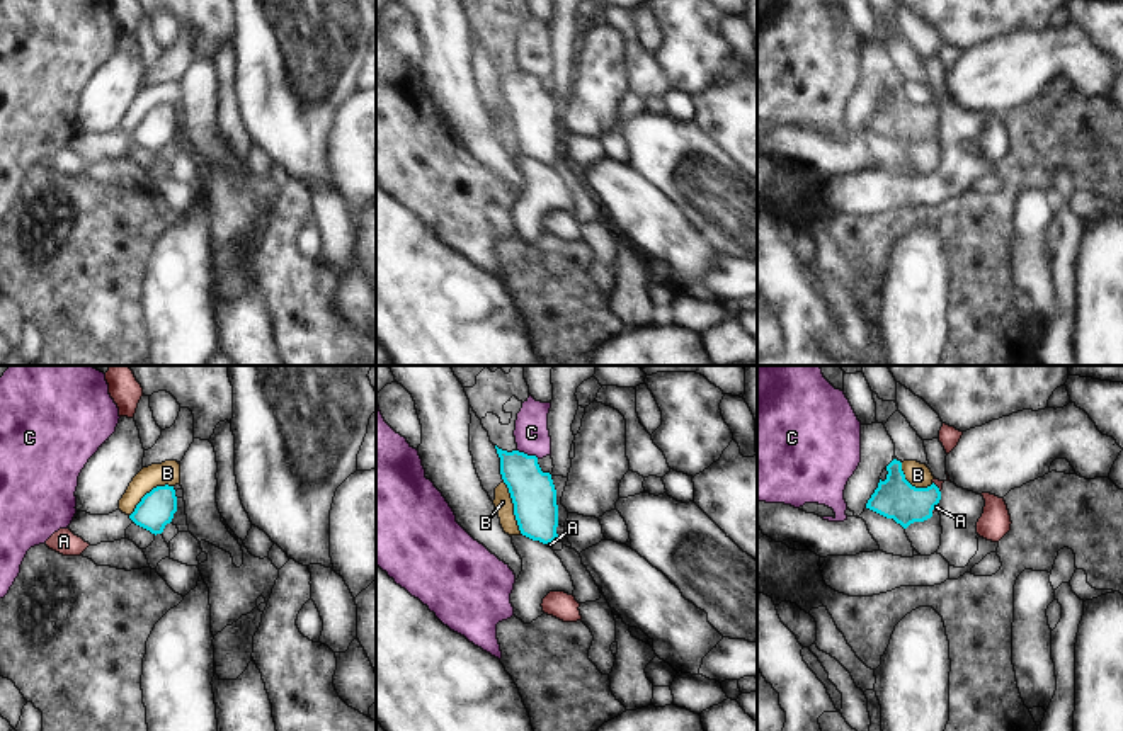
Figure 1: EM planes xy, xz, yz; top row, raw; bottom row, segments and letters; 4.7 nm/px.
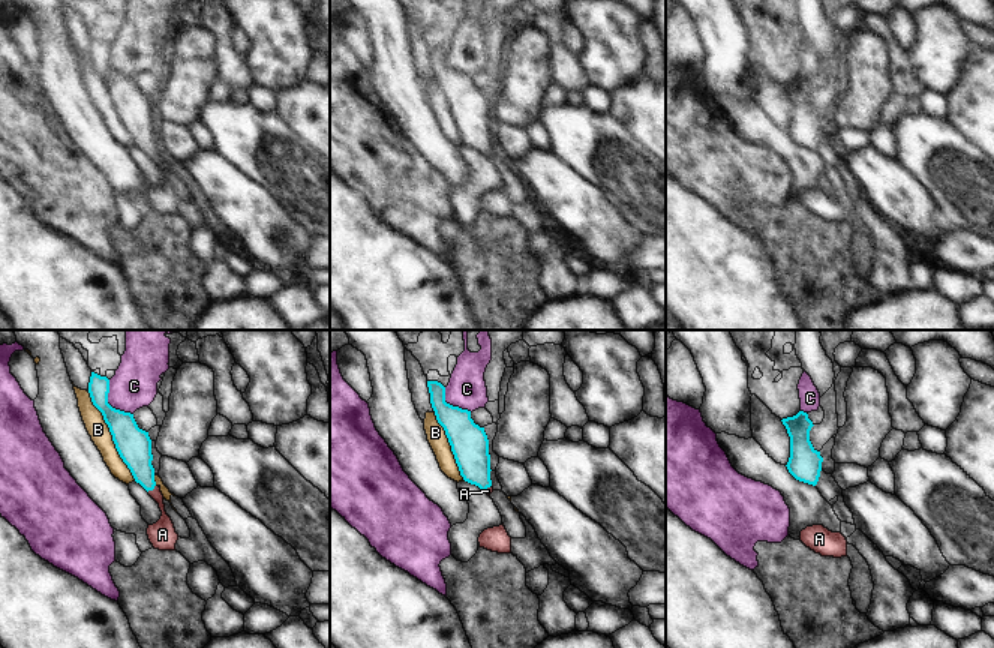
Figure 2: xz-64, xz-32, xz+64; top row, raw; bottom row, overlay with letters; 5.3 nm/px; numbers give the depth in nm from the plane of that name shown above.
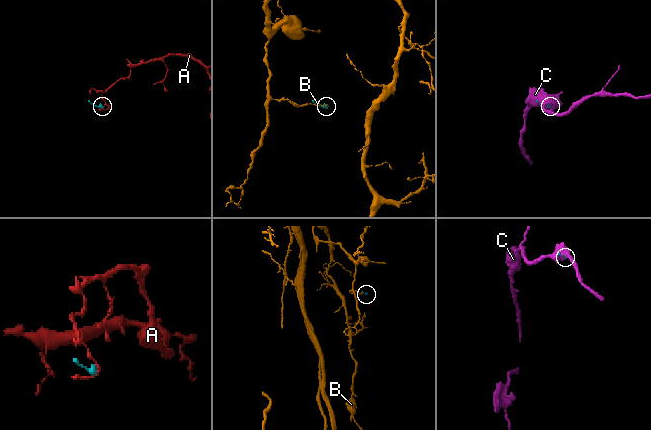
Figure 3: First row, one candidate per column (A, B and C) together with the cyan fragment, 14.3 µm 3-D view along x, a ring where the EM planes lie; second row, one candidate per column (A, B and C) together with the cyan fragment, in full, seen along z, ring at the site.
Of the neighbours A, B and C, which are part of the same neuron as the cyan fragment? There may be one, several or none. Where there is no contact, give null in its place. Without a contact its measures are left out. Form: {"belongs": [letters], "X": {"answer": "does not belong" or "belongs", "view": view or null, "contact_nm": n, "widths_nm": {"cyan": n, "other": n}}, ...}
{"belongs": ["A"], "A": {"answer": "belongs", "view": "yz", "contact_nm": 70, "widths_nm": {"cyan": 190, "other": 20}}, "B": {"answer": "does not belong", "view": "xz", "contact_nm": 260, "widths_nm": {"cyan": 220, "other": 90}}, "C": {"answer": "does not belong", "view": "xz", "contact_nm": 110, "widths_nm": {"cyan": 220, "other": 160}}}

